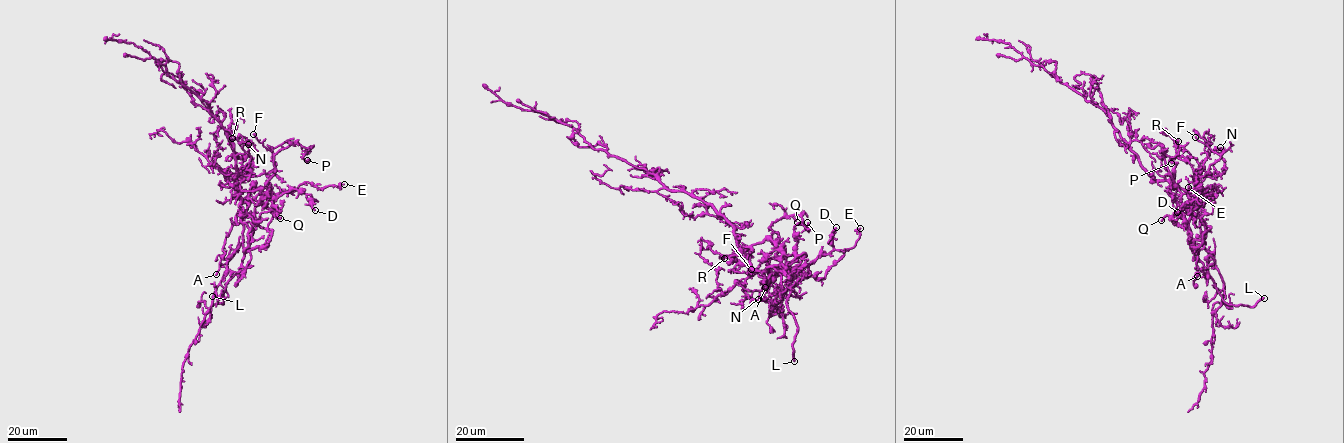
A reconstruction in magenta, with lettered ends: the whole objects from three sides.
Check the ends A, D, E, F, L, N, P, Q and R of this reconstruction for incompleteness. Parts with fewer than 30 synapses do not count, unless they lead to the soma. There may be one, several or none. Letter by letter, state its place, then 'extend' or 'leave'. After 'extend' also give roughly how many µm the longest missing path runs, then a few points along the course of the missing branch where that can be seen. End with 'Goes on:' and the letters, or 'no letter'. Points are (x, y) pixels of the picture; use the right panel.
A: at (1197, 276); leave
D: at (1177, 212); leave
E: at (1188, 187); leave
F: at (1195, 137); leave
L: at (1264, 298); extend; about 70 µm are missing; missing branch runs (1264, 298), (1295, 274), (1297, 263), (1294, 232), (1301, 198), (1308, 188), (1310, 169)
N: at (1220, 147); leave
P: at (1171, 163); leave
Q: at (1161, 220); leave
R: at (1178, 141); leave
Goes on: L

